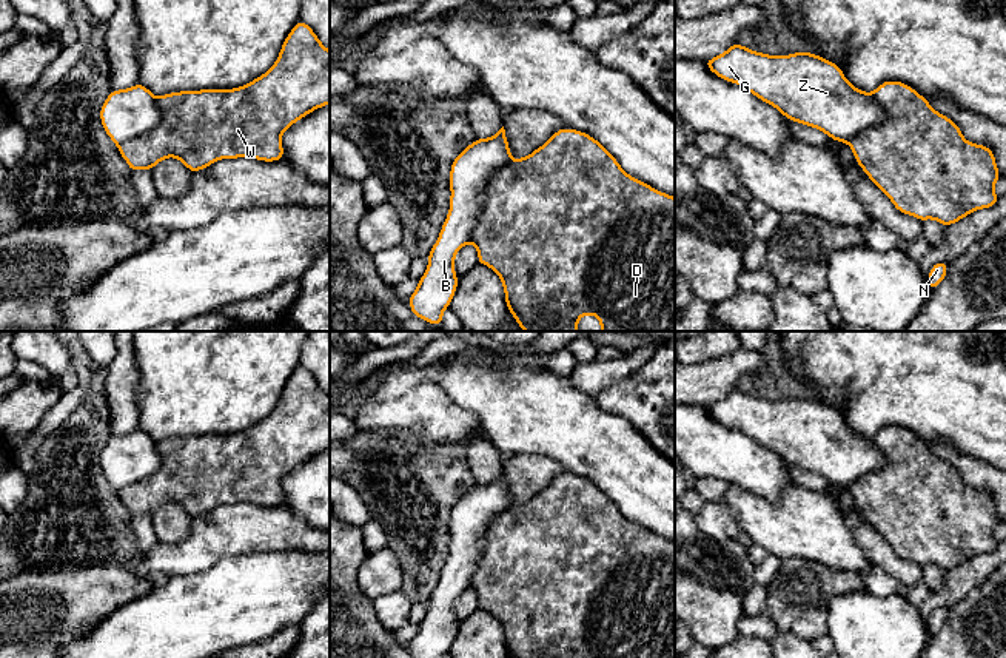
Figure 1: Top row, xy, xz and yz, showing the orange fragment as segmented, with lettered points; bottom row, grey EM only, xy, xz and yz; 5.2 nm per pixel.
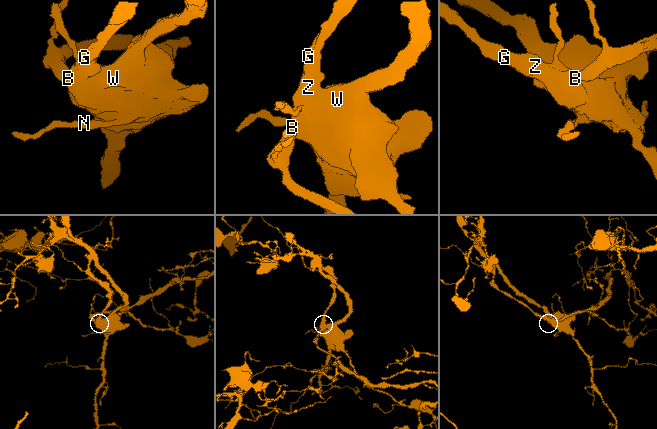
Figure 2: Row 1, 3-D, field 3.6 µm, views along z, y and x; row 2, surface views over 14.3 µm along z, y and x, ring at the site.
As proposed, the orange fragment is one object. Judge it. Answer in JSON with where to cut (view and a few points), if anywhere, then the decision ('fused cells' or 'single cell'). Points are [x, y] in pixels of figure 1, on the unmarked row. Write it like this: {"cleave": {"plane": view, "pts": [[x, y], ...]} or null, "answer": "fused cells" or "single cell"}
{"cleave": null, "answer": "single cell"}

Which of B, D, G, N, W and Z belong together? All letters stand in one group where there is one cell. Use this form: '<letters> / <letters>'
B D G N W Z

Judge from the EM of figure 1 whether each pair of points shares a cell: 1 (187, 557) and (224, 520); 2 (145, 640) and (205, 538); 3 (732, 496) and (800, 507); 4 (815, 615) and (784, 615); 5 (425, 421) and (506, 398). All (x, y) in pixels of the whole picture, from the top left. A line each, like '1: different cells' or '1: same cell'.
1: same cell
2: different cells
3: same cell
4: same cell
5: different cells

